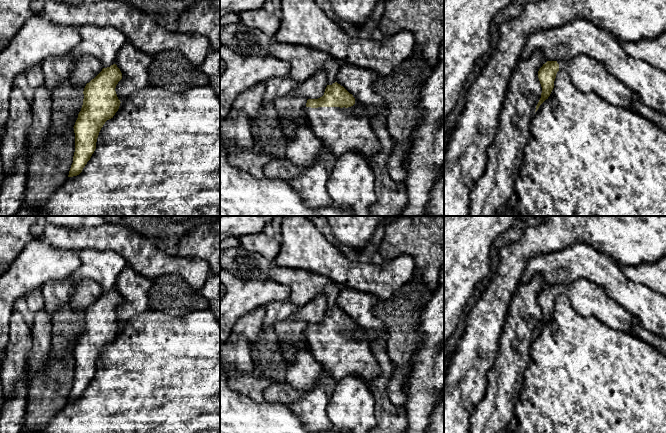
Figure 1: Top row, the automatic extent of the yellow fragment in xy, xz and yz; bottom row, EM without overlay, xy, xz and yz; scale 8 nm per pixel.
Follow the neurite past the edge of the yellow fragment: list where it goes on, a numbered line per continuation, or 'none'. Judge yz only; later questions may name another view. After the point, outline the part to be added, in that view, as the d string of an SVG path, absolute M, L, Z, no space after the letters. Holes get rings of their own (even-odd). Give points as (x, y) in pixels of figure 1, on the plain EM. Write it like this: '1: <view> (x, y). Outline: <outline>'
1: yz (588, 299). Outline: M581 278L569 284L557 284L559 294L565 294L577 313L594 316L608 327L630 332L633 315L606 295L595 283Z

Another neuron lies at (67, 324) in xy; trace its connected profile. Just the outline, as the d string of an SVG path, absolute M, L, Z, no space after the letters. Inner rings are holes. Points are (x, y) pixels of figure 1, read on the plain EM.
M66 305L53 315L51 323L51 350L54 355L62 357L67 350L74 351L83 329L83 314Z

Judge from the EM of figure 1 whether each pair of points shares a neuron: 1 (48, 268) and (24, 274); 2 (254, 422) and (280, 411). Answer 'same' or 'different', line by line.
1: same
2: same

